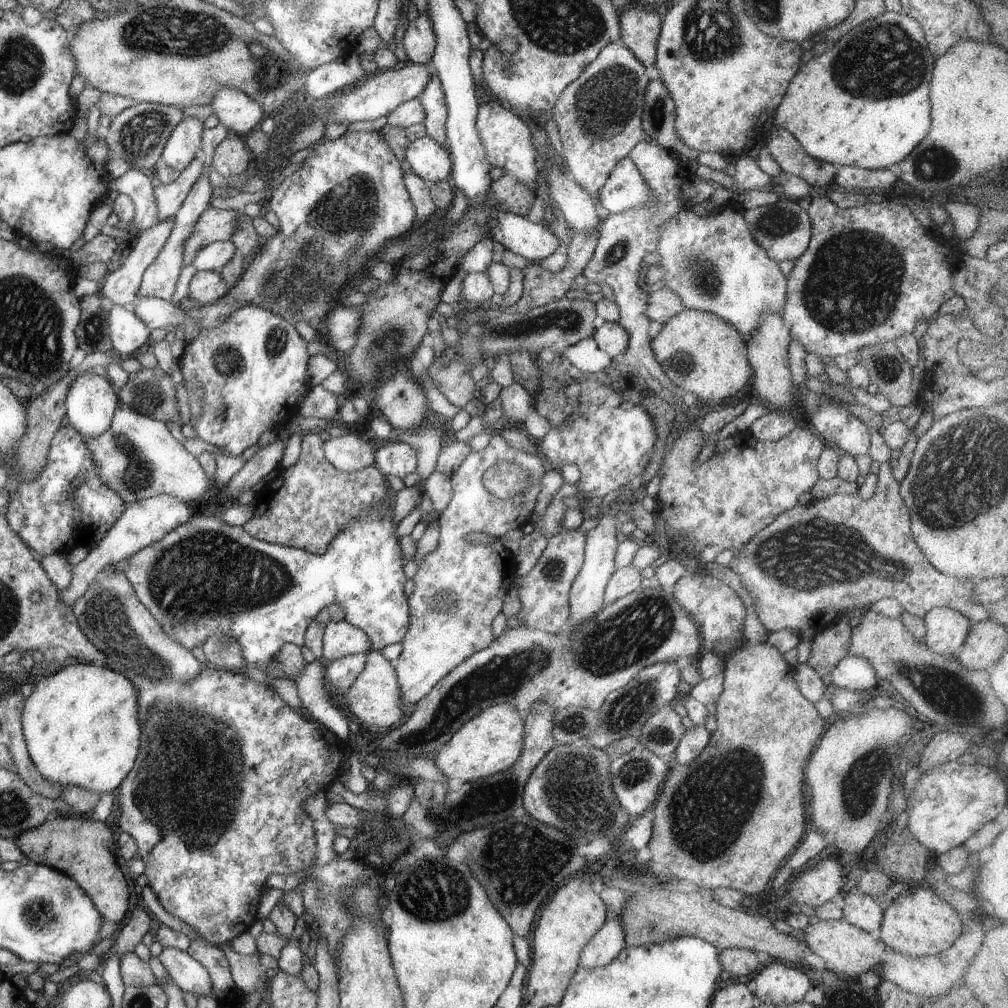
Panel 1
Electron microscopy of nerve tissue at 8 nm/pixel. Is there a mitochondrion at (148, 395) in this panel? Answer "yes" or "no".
yes

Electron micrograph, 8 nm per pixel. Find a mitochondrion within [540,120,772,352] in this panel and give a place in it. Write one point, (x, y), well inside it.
(699, 272)

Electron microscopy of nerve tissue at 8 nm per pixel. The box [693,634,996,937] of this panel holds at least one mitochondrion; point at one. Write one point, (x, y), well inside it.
(950, 695)

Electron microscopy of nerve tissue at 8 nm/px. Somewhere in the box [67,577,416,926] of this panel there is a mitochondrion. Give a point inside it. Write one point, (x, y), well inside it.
(105, 615)

